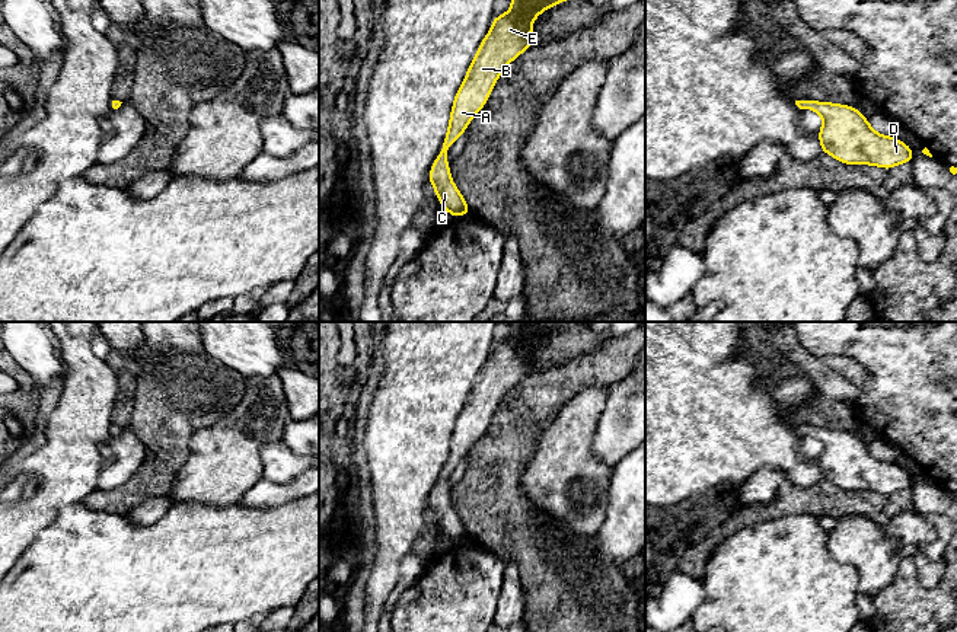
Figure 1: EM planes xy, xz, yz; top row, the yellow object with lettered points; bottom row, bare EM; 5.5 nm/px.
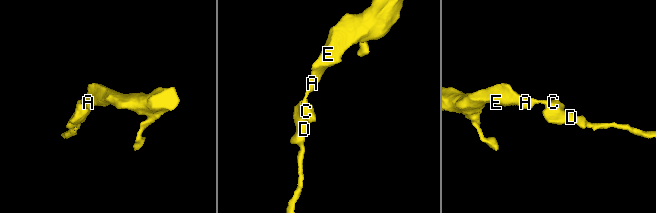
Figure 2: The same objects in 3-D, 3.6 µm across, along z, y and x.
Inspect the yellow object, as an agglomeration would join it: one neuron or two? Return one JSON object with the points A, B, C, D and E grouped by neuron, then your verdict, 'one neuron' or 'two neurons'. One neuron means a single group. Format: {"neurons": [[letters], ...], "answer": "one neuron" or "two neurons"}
{"neurons": [["A", "B", "C", "D", "E"]], "answer": "one neuron"}

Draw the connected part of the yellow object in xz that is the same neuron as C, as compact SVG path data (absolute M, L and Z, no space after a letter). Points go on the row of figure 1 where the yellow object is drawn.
M511 0L511 10L492 19L462 86L453 100L447 134L434 160L428 179L436 188L443 210L453 218L470 214L465 198L453 183L446 154L452 144L466 131L470 119L485 106L487 99L503 70L529 47L535 17L564 0Z

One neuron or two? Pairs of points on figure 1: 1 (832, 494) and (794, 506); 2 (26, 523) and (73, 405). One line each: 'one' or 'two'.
1: one
2: one

